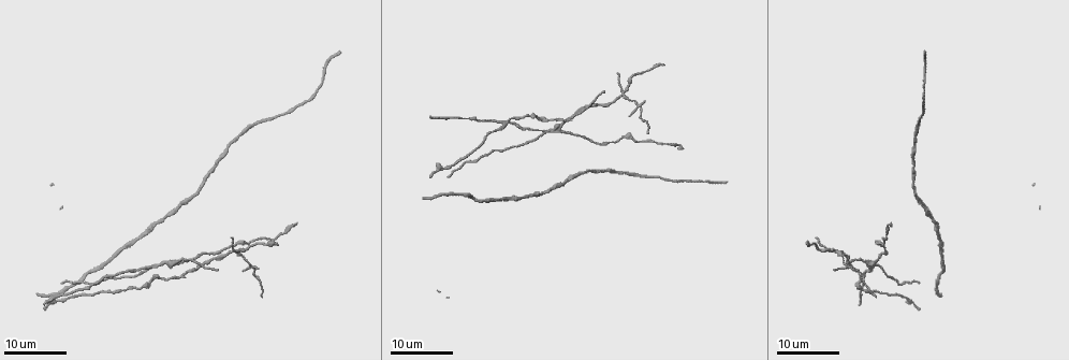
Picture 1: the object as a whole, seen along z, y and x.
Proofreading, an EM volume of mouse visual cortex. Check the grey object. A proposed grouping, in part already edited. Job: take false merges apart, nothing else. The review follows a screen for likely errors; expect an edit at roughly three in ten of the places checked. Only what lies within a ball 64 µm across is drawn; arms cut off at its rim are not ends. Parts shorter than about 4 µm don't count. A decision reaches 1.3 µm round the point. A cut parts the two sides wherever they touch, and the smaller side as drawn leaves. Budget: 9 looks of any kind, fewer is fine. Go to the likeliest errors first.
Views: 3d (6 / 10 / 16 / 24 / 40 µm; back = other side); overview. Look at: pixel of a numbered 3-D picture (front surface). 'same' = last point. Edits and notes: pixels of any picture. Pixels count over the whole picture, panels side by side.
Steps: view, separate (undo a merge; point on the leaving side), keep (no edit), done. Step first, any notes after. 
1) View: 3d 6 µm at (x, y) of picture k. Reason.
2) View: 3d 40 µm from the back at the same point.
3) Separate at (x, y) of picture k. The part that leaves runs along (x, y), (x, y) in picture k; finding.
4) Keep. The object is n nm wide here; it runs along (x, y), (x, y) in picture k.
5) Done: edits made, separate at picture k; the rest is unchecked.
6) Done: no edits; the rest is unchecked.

View: 3d 24 µm at (625, 94) of picture 1. Looks like a crossing.

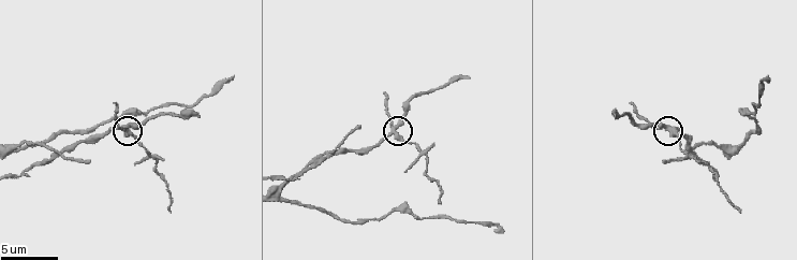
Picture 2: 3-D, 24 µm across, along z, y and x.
View: 3d 6 µm at (125, 127) of picture 2.

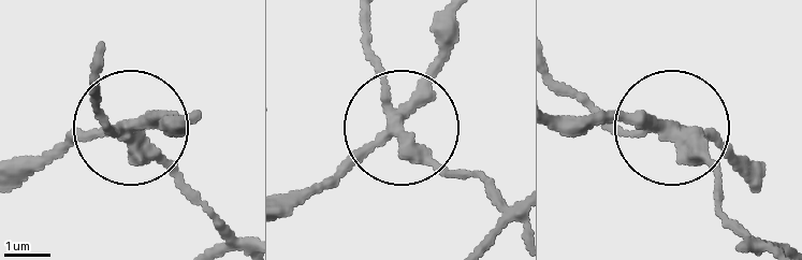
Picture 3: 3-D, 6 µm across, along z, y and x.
Separate at (101, 116) of picture 3. The object is 330 nm wide here; the part that leaves runs along (125, 136), (241, 244) in picture 3; two neurons meet here.

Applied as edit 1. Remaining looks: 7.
View: overview. See it whole again.

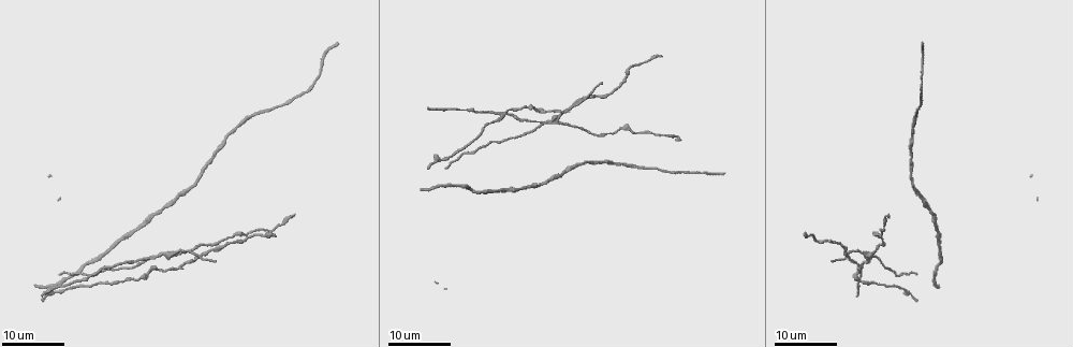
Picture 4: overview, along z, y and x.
View: 3d 16 µm at (200, 258) of picture 4. Four-way junction.

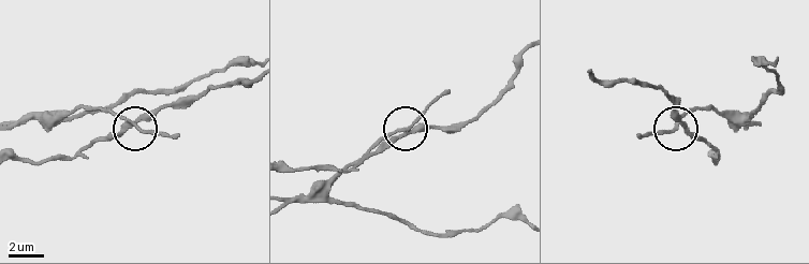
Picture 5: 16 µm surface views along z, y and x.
View: 3d 10 µm at (400, 134) of picture 5.

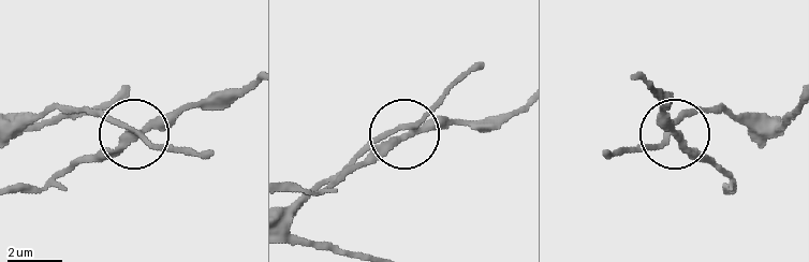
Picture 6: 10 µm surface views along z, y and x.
View: 3d 10 µm from the back at (674, 135) of picture 6.

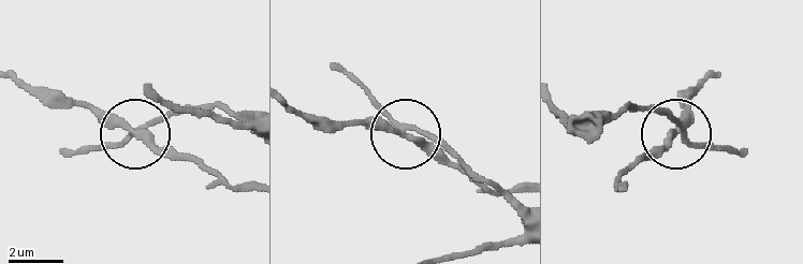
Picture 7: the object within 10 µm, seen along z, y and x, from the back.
Keep. It runs along (523, 210), (433, 142), (352, 123) in picture 7; one neuron here.

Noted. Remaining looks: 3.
View: 3d 24 µm at (541, 121) of picture 4. Three arms meet.

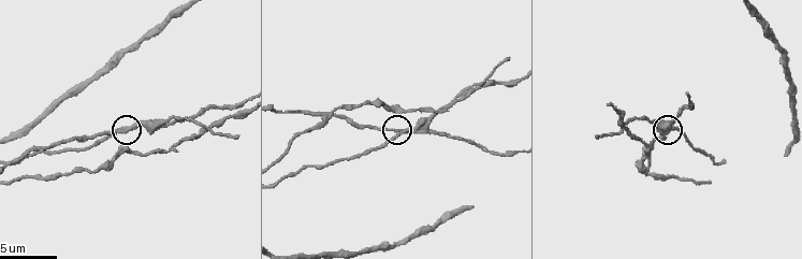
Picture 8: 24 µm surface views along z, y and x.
View: 3d 10 µm at (397, 128) of picture 8.

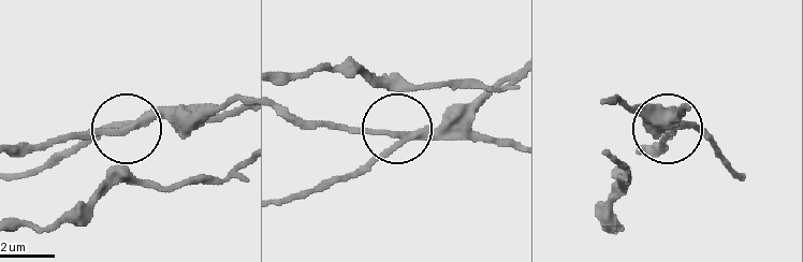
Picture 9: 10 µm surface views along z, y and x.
Separate at (384, 156) of picture 9. The object is 220 nm wide here; two neurons meet here.

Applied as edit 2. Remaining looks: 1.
View: 3d 16 µm at (337, 110) of picture 8. Thin neck.

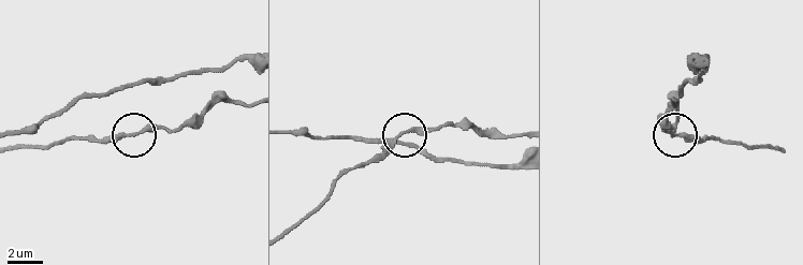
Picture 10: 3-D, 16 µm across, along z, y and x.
Keep. All the same neuron.

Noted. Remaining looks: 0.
Done: edits made, separate at picture 3, separate at picture 9; the rest is unchecked.

